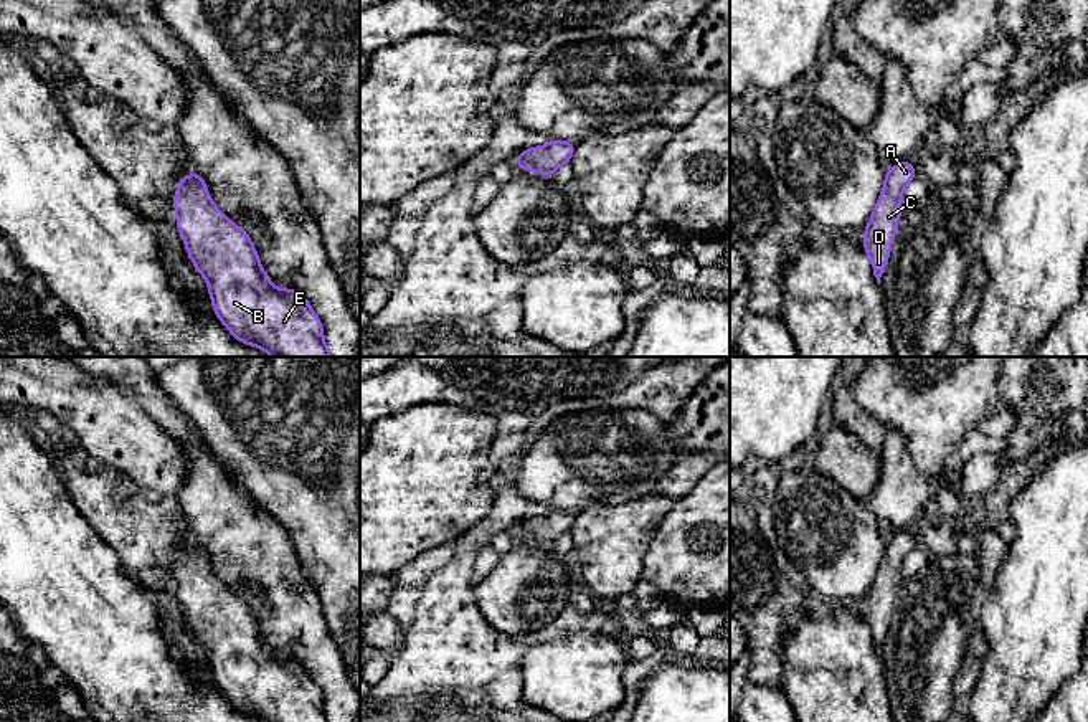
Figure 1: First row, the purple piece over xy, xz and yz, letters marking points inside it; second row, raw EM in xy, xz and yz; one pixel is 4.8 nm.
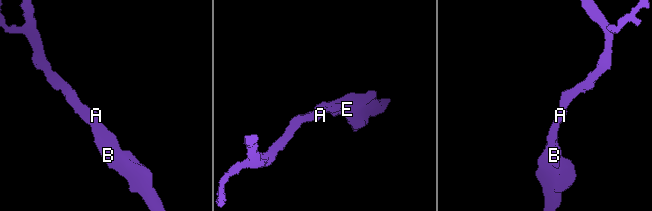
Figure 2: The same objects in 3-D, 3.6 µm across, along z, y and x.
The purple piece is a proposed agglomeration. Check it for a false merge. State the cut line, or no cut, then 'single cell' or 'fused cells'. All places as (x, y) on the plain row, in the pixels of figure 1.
cut none; single cell

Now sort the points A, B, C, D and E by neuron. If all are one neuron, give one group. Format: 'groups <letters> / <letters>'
groups A B C D E

